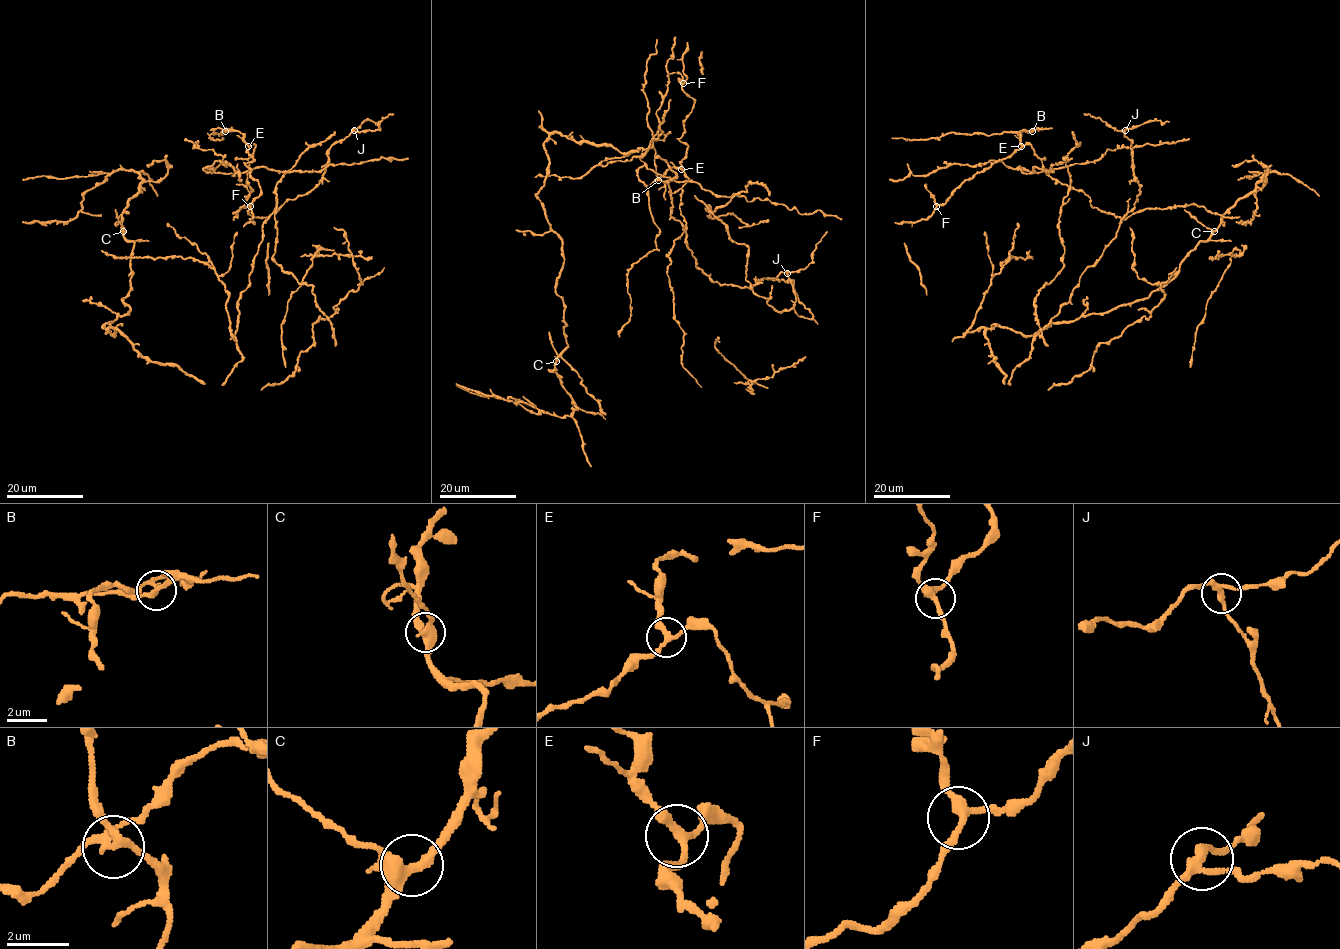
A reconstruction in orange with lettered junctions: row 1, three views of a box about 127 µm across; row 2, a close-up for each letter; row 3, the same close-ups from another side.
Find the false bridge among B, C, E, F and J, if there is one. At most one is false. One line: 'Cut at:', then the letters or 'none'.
Cut at: B

